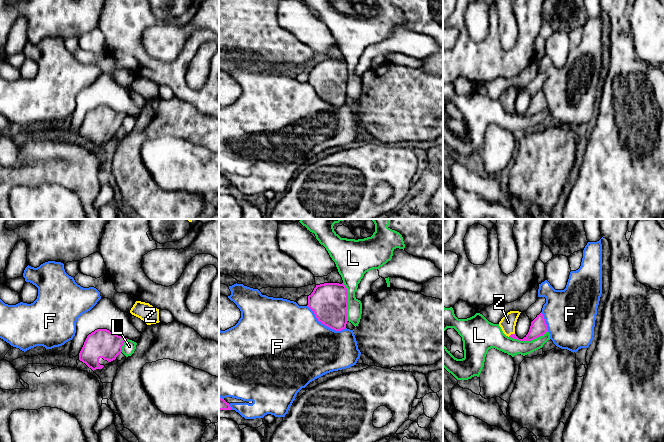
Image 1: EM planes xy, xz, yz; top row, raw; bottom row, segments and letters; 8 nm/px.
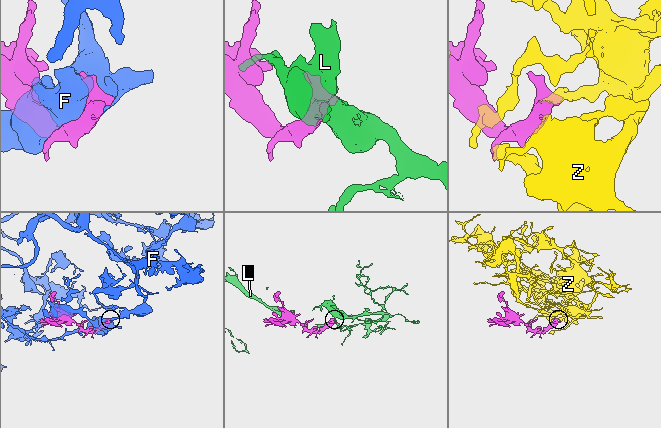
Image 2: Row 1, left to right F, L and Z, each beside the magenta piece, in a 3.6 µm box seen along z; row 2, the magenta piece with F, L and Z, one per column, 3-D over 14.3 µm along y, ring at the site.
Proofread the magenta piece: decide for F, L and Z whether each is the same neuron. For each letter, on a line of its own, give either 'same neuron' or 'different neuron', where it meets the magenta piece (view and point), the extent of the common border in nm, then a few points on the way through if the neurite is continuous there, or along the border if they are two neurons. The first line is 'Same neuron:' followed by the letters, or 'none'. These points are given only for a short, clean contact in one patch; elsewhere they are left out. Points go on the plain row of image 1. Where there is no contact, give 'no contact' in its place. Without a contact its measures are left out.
Same neuron: Z
F: different neuron | xz (324, 100) | 360 nm
L: different neuron | yz (528, 116) | 320 nm | along yz (547, 106), (542, 111), (531, 116), (518, 116), (509, 113)
Z: same neuron | yz (511, 110) | 60 nm | across yz (538, 103), (524, 115), (511, 110), (508, 105), (508, 98)

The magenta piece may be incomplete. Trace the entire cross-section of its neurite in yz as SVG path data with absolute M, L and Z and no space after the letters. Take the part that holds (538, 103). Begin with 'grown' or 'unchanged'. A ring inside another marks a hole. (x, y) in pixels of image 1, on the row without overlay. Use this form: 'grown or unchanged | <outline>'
grown | M510 87L499 98L499 102L501 103L503 109L506 112L511 113L513 115L518 115L520 117L532 117L546 110L548 104L544 92L541 88L531 98L528 110L523 115L519 115L515 110L515 102L520 89L521 88L519 87Z

